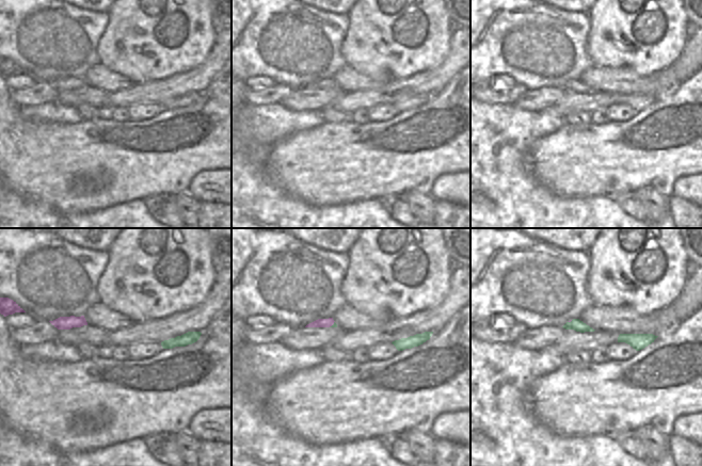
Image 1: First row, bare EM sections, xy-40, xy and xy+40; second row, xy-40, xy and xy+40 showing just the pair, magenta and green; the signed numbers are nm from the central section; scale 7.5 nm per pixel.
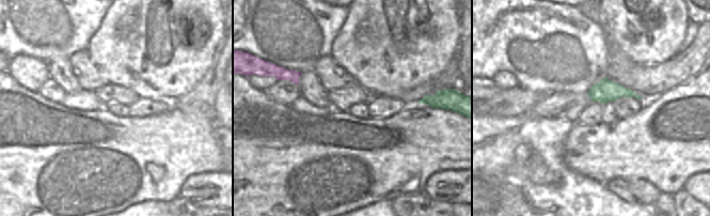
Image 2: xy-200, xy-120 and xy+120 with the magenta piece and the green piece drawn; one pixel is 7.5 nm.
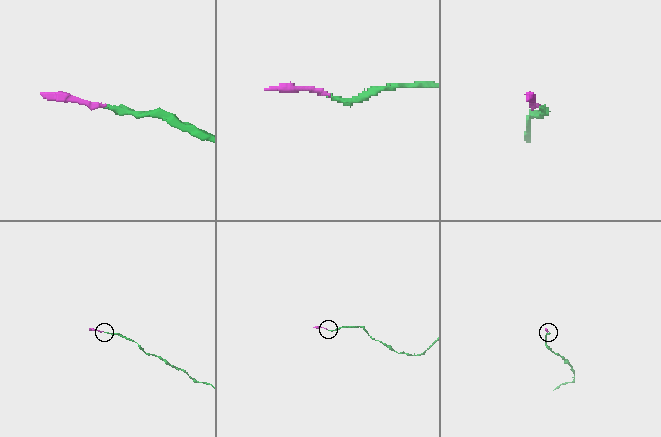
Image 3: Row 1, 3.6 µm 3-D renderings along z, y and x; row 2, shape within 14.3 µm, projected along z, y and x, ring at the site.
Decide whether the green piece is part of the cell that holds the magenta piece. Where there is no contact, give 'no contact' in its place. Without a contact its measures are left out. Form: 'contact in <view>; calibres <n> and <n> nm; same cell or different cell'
contact in xy; calibres 70 and 30 nm; same cell

